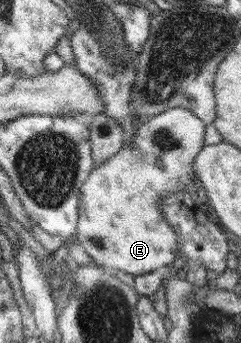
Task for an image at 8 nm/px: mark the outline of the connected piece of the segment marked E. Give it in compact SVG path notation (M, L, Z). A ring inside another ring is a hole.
M172 107L142 120L132 135L133 147L122 147L119 153L94 166L80 189L75 235L91 259L113 272L125 271L134 276L164 271L169 263L178 263L178 237L165 219L162 201L170 193L192 189L191 183L195 178L193 163L205 146L204 135L202 119L184 107Z

